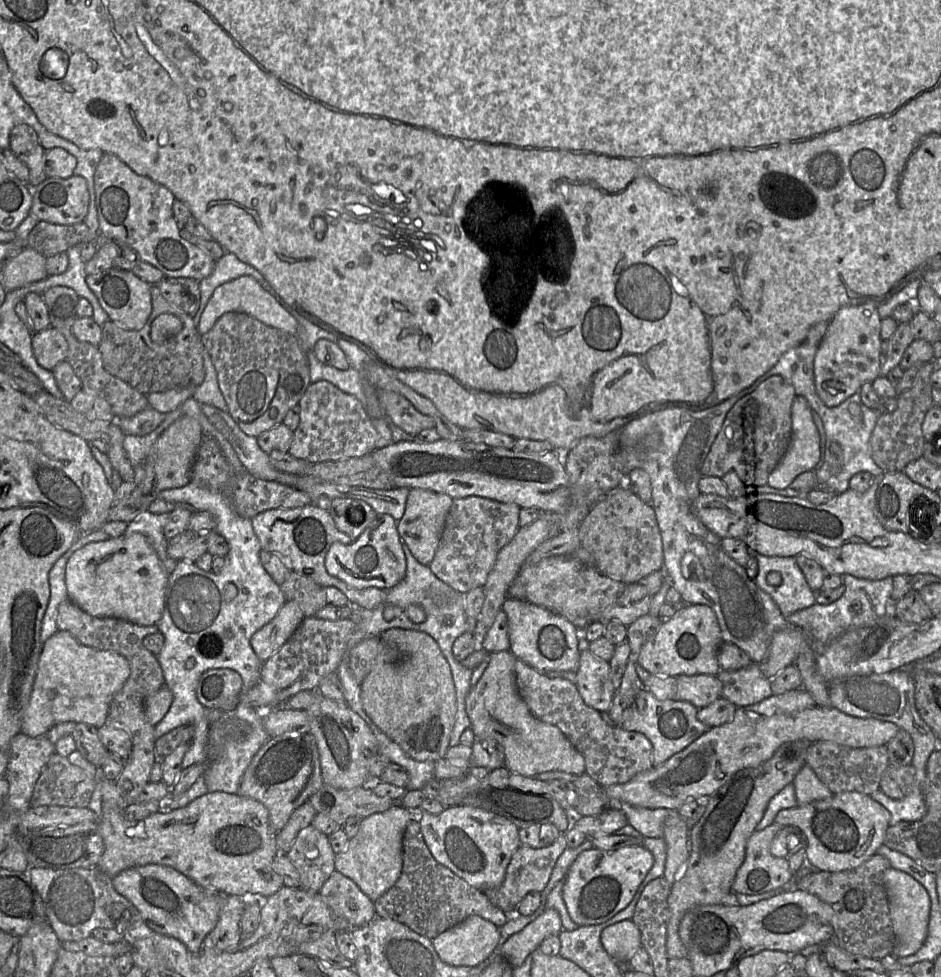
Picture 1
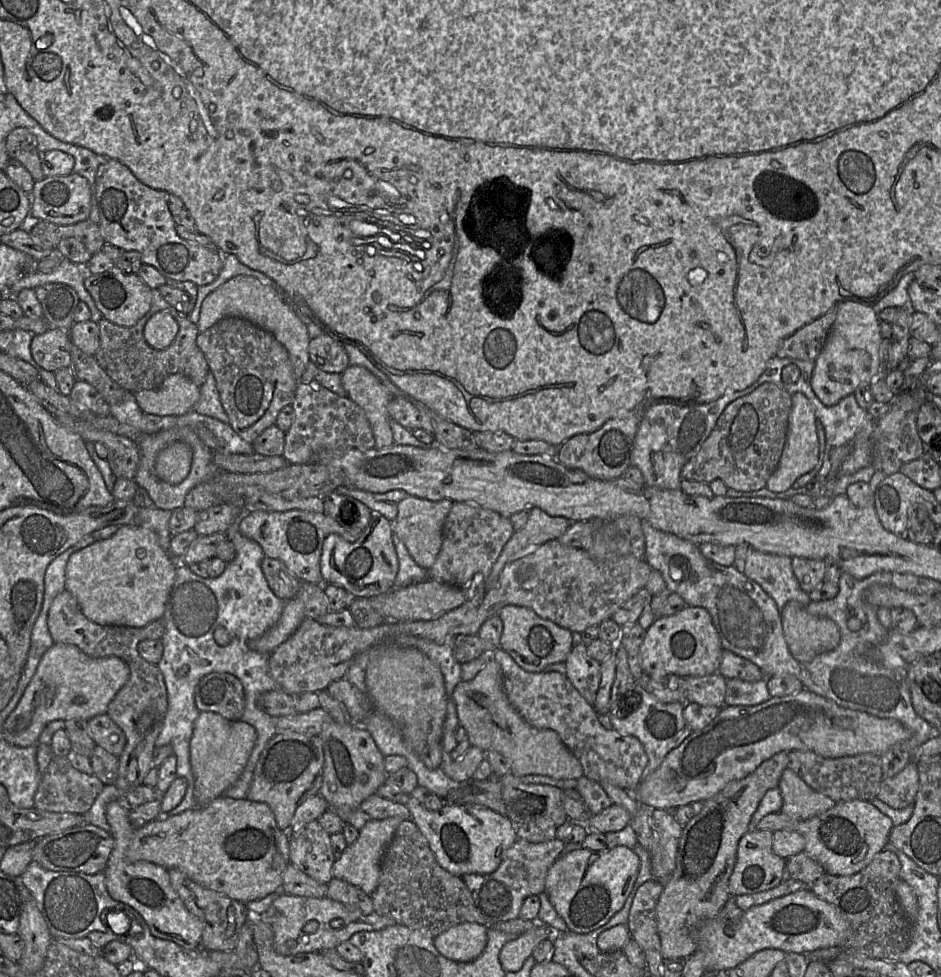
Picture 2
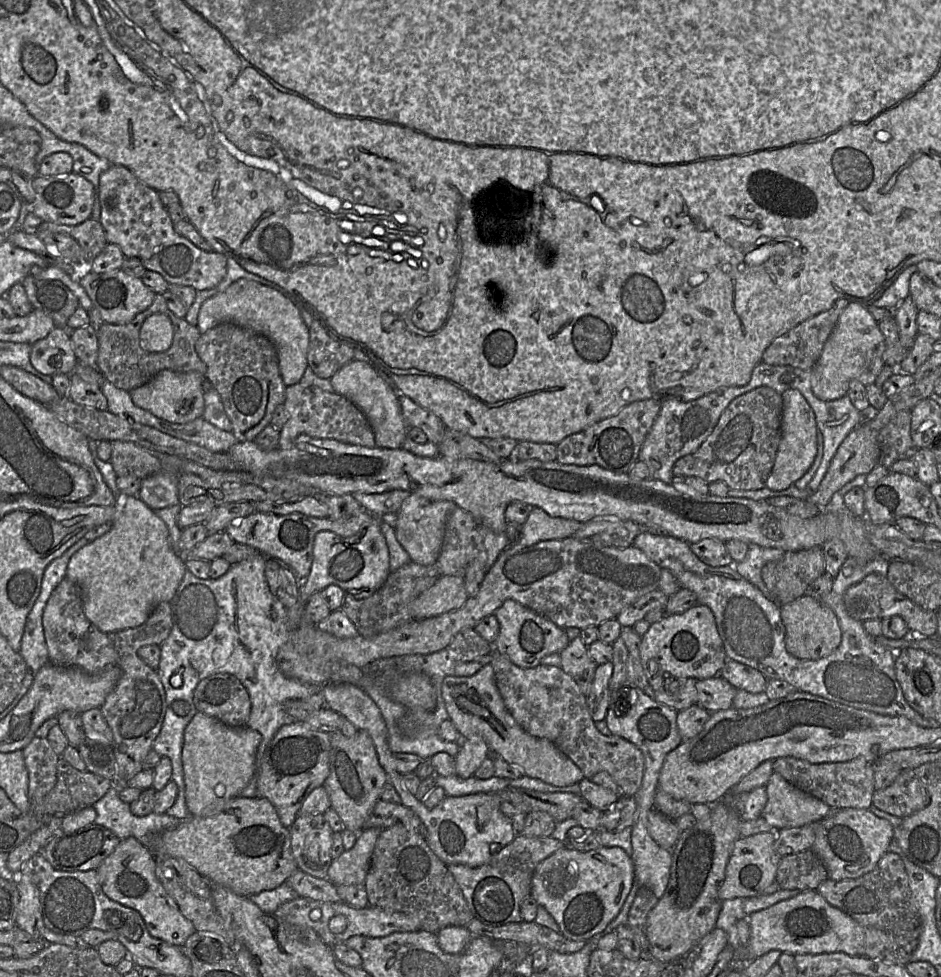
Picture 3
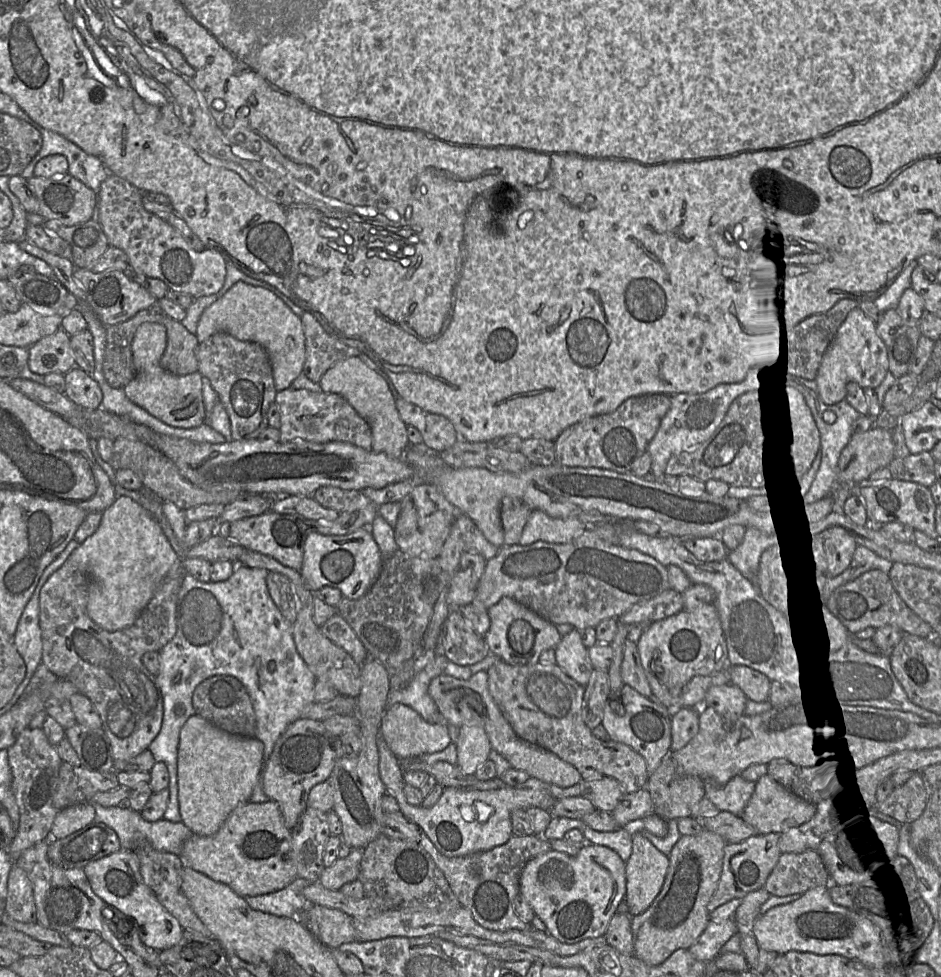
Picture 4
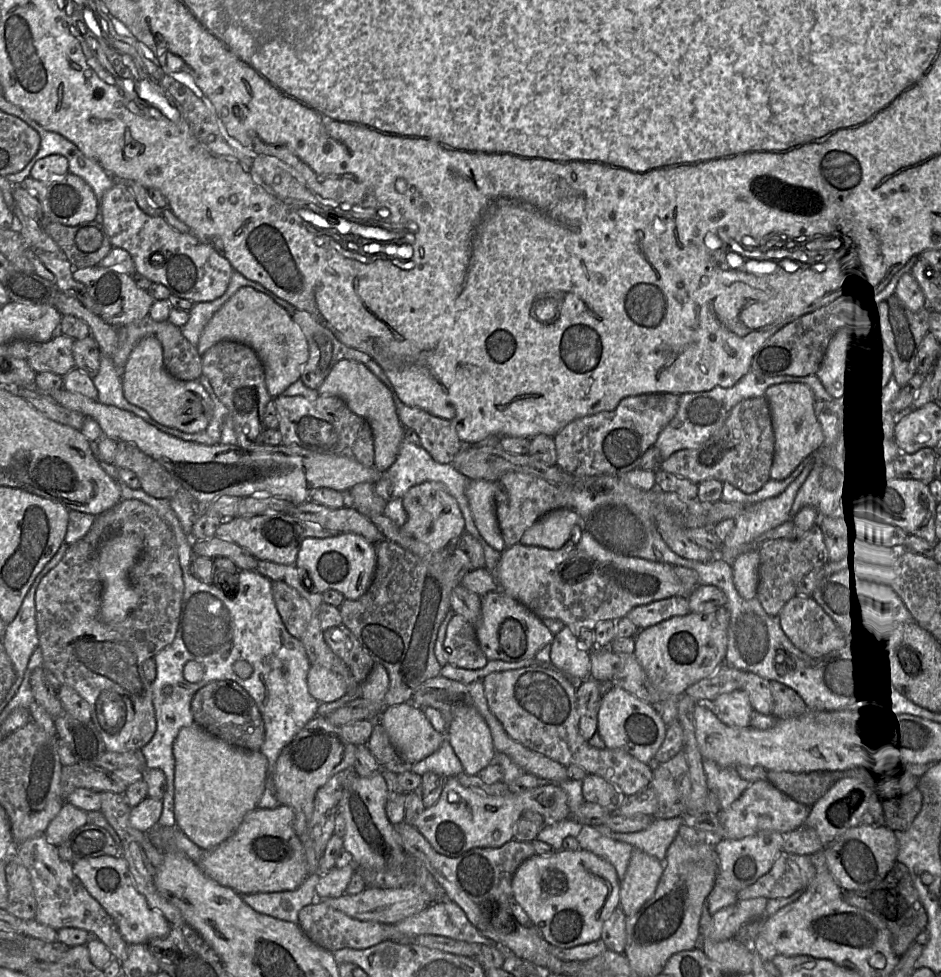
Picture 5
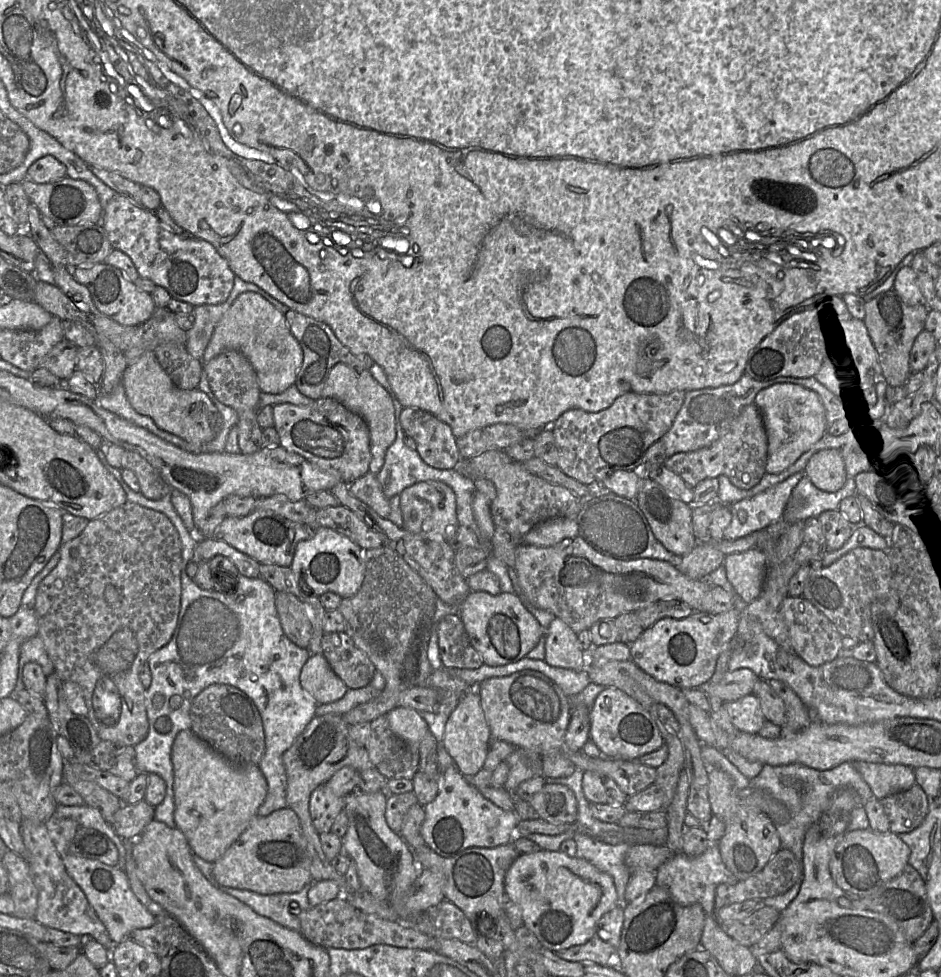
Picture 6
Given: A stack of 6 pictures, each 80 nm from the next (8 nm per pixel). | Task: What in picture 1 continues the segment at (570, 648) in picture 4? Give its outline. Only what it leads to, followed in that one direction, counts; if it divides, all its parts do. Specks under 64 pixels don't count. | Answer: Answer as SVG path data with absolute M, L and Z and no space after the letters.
M589 650L580 652L575 685L586 705L598 712L609 711L616 689L610 678L608 661L594 656Z

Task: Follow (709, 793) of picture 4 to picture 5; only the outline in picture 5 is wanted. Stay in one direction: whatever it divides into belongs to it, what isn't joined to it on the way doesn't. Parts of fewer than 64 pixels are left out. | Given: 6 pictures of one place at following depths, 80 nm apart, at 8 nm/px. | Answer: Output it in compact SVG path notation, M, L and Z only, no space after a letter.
M703 759L703 769L708 790L717 796L721 809L729 807L751 783L740 777L736 767L722 767L709 759Z

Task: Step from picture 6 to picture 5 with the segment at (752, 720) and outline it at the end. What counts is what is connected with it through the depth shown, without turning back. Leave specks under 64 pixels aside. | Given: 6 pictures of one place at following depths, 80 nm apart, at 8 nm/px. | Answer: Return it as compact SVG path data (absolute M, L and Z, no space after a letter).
M744 690L721 694L711 701L709 706L724 724L735 727L750 726L751 714L754 709Z

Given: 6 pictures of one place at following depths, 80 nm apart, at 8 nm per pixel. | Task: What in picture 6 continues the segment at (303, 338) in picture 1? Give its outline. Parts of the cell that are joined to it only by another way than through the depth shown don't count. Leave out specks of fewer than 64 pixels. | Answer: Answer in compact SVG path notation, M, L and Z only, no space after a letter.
M243 292L232 303L217 323L212 337L204 351L203 363L210 361L217 355L236 350L241 352L254 368L261 392L279 394L293 385L297 371L303 362L303 350L291 334L285 315L276 309L269 301L255 292Z

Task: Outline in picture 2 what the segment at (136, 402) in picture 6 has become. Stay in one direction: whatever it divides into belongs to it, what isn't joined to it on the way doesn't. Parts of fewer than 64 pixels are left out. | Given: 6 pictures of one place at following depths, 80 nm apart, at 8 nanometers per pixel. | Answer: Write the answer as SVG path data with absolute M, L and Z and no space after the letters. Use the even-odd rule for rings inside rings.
M158 312L146 323L143 333L148 345L156 350L168 348L175 340L179 325L167 312ZM172 374L156 389L134 393L139 407L157 416L181 416L193 410L200 387L183 374Z

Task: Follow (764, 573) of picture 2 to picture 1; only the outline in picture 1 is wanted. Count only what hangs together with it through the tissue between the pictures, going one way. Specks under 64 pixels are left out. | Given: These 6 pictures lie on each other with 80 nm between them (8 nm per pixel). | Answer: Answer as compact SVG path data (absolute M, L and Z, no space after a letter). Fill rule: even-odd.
M753 554L758 562L758 572L753 580L773 598L786 620L794 612L808 608L816 603L816 593L808 586L795 557ZM770 572L779 572L781 574L780 585L768 584L767 576Z

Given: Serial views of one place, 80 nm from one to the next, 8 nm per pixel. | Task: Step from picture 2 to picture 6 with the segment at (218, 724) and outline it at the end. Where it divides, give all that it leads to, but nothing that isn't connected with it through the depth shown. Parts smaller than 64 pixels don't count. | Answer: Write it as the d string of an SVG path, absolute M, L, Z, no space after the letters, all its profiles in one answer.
M191 729L180 731L173 742L171 761L174 773L174 821L192 852L214 863L240 837L257 815L267 794L266 779L257 765L234 765L199 739Z

